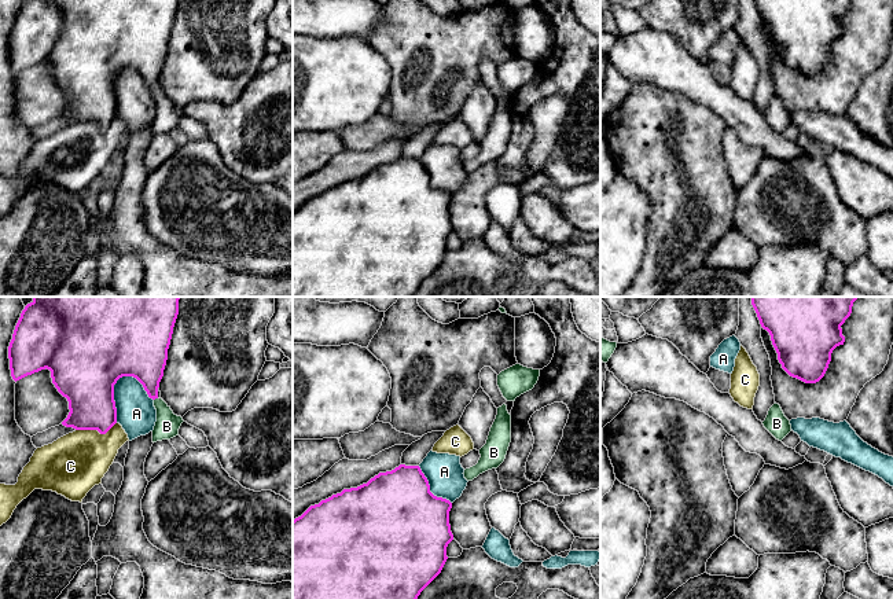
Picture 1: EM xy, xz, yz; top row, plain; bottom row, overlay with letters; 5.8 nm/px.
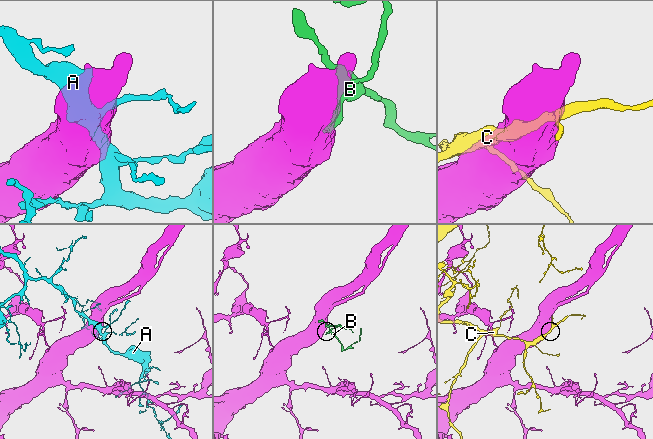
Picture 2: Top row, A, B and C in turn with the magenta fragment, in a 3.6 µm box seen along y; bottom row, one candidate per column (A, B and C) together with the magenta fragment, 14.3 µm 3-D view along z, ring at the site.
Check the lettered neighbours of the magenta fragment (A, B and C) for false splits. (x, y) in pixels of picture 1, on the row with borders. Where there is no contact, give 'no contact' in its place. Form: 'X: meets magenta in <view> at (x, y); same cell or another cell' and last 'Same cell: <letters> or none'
A: meets magenta in xy at (113, 394); another cell
B: meets magenta in xy at (155, 397); same cell
C: meets magenta in xy at (95, 429); another cell
Same cell: B

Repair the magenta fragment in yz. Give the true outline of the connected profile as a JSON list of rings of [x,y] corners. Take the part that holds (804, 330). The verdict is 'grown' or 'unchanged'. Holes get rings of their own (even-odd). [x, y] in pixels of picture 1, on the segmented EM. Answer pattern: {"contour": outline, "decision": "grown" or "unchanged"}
{"contour": [[[751,297],[782,368],[805,383],[819,382],[833,350],[844,345],[841,326],[859,297]]], "decision": "unchanged"}

